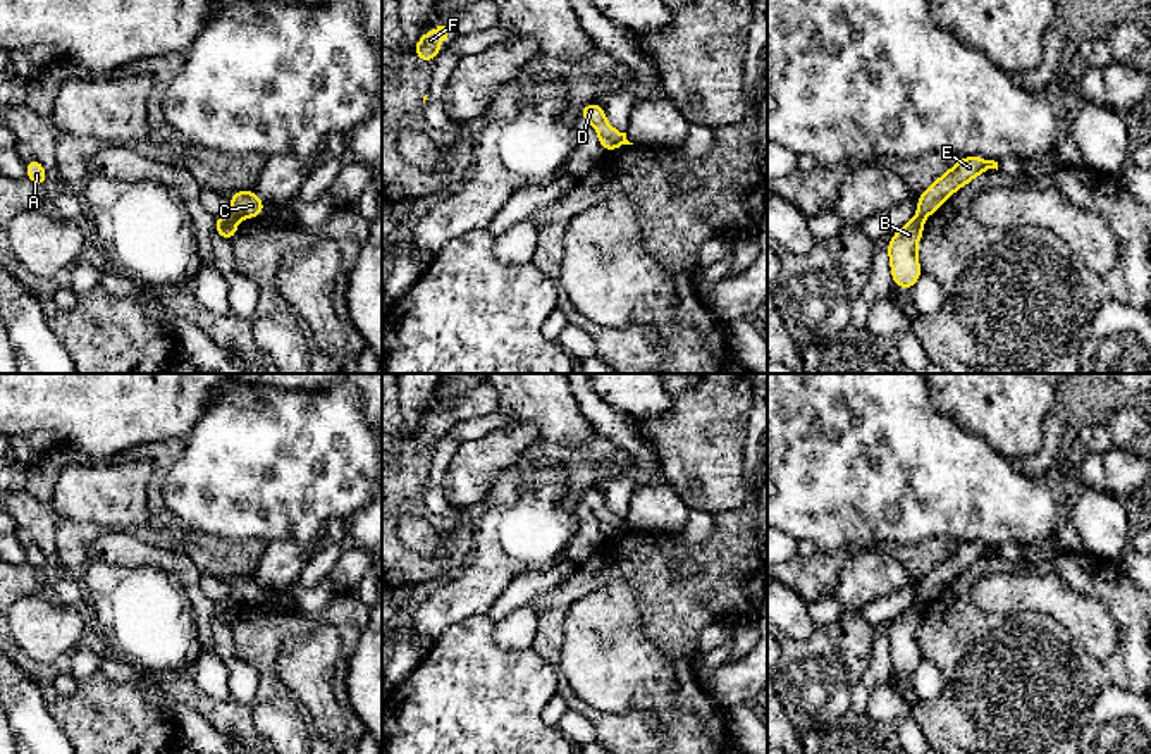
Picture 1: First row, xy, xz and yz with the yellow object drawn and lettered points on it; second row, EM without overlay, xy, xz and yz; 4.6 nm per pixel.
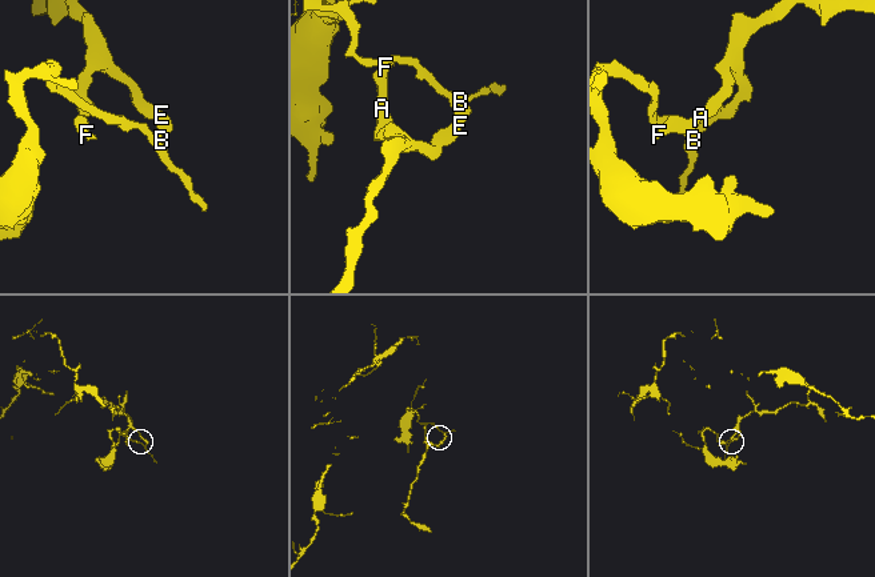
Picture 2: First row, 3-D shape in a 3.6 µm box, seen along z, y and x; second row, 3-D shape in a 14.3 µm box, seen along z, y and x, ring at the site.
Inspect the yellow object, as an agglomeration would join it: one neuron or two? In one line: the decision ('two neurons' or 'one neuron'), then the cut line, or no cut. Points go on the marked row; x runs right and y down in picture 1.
two neurons | yz (916, 216), (923, 219)

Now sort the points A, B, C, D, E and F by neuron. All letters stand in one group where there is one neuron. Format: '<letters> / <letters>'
A C E F / B D

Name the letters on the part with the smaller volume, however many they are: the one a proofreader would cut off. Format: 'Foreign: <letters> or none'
Foreign: A, C, E, F

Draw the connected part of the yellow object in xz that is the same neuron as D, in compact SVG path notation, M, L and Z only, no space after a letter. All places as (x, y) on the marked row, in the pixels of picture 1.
M587 103L580 110L580 117L588 121L599 134L599 145L604 151L621 148L626 141L626 133L612 129L607 124L602 103Z

